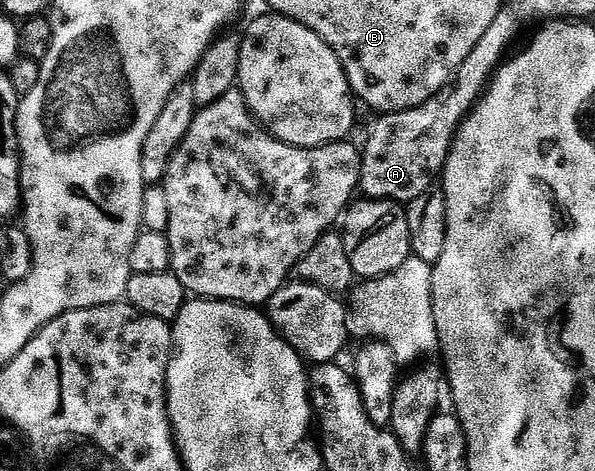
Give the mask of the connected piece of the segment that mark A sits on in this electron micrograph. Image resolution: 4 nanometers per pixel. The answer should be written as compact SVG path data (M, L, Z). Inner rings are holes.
M489 26L489 30L485 30L485 38L477 42L475 52L469 54L469 58L465 58L459 68L458 75L463 76L463 81L454 85L456 96L440 94L416 108L406 108L404 112L388 112L378 117L379 121L372 126L367 136L367 145L361 148L359 188L364 197L410 202L432 191L434 184L431 183L434 180L436 183L437 177L444 171L451 142L469 111L467 100L475 102L480 99L493 73L500 67L499 55L507 47L512 47L512 44L511 28Z

